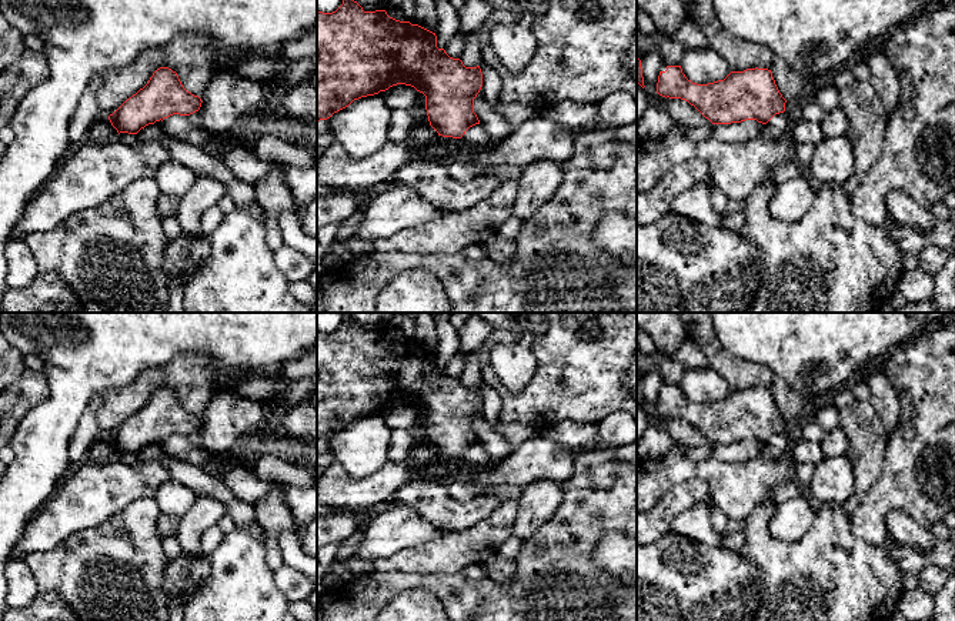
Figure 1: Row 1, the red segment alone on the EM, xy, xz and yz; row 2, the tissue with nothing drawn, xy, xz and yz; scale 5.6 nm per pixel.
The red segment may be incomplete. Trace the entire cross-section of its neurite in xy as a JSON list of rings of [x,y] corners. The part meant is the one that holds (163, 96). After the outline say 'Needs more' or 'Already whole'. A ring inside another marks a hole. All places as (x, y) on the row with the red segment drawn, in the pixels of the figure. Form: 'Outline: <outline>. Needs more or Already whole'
Outline: [[[168,67],[157,69],[148,83],[108,116],[117,133],[137,134],[156,121],[200,110],[201,99],[187,91],[177,73]]]. Already whole

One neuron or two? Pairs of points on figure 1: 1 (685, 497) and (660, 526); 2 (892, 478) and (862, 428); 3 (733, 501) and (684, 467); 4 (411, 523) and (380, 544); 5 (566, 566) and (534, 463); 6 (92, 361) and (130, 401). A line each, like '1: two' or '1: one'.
1: one
2: two
3: one
4: one
5: two
6: two

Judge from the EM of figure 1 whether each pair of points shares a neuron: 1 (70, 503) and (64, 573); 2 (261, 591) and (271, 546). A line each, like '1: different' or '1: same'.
1: different
2: different

